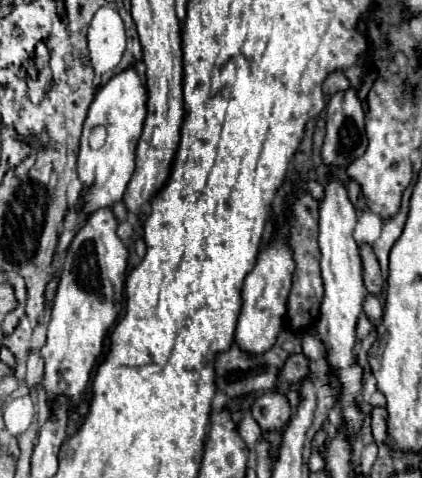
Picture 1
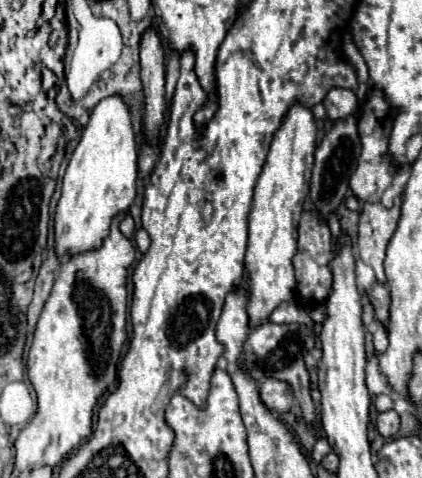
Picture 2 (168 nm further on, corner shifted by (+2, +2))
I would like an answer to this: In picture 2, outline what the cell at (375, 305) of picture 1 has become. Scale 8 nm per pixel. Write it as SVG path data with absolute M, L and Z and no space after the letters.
M376 320L376 332L374 332L374 348L376 348L376 354L384 352L388 346L388 334L386 334L386 328L382 322Z

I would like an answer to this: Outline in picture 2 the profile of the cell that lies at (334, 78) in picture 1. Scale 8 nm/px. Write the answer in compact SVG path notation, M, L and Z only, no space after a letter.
M332 88L326 98L322 100L322 104L328 110L328 116L332 120L340 120L346 118L348 114L354 114L358 108L358 96L354 90L340 90L340 88Z

